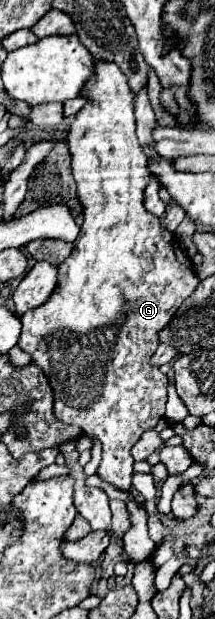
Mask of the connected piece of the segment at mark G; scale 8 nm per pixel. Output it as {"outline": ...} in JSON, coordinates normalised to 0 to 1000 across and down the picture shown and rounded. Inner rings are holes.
{"outline":[[[447,100],[447,126],[428,126],[428,132],[409,132],[409,139],[391,139],[391,152],[381,152],[409,165],[400,171],[353,184],[326,216],[316,216],[316,239],[326,239],[326,252],[335,252],[335,278],[344,278],[344,291],[363,297],[363,320],[381,326],[381,346],[391,346],[391,362],[372,368],[363,384],[344,388],[344,404],[335,410],[270,430],[270,459],[260,468],[242,472],[242,481],[223,481],[223,488],[205,488],[205,494],[167,498],[167,501],[130,501],[121,507],[93,511],[102,517],[102,540],[93,540],[93,553],[84,559],[130,569],[149,575],[149,585],[167,591],[186,591],[205,598],[214,607],[233,607],[233,556],[242,556],[242,627],[251,627],[251,669],[279,682],[307,685],[363,685],[391,701],[437,704],[447,711],[474,714],[474,746],[447,759],[447,766],[521,782],[549,792],[577,795],[614,795],[614,737],[605,737],[605,724],[642,714],[642,708],[698,695],[726,691],[726,685],[763,675],[763,656],[772,656],[772,604],[753,604],[726,591],[698,588],[707,572],[726,569],[744,546],[735,536],[791,520],[791,514],[819,507],[819,501],[837,498],[837,491],[912,468],[921,462],[921,446],[893,436],[893,423],[865,414],[865,407],[837,401],[819,381],[800,381],[772,368],[753,368],[744,355],[707,346],[679,342],[670,336],[670,304],[698,294],[698,278],[688,278],[688,255],[670,255],[660,242],[651,242],[651,229],[633,223],[633,197],[623,197],[623,152],[595,139],[595,126],[577,126],[577,116],[521,103],[521,100]]]}

